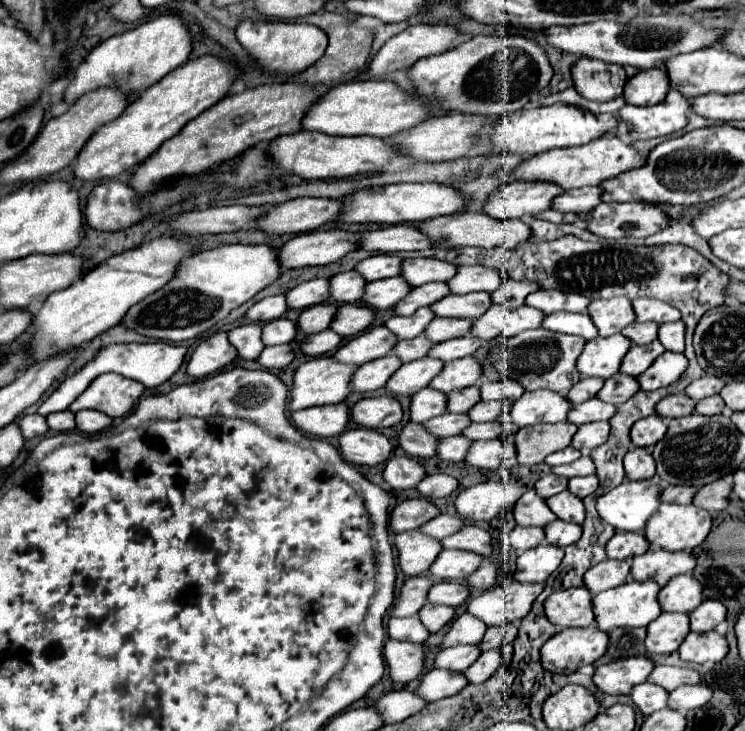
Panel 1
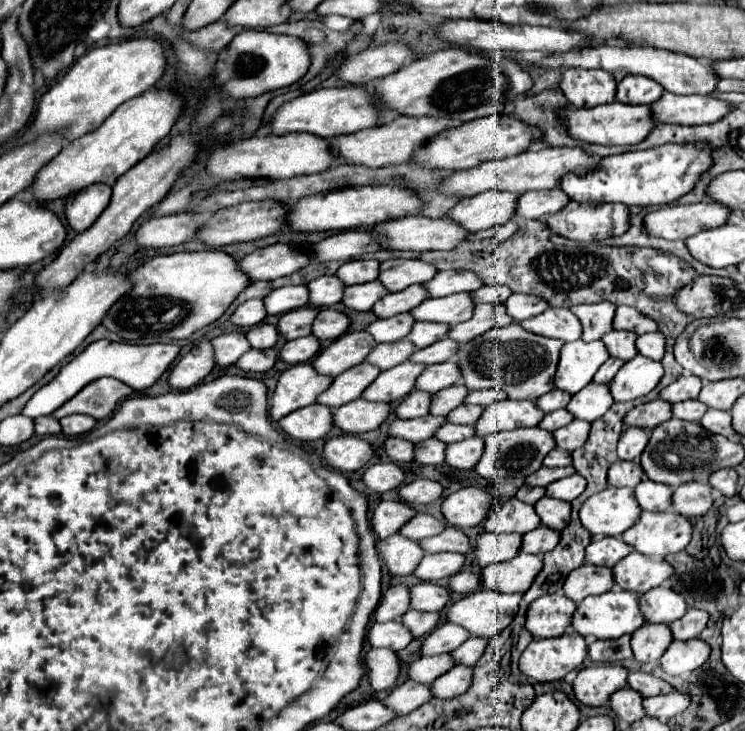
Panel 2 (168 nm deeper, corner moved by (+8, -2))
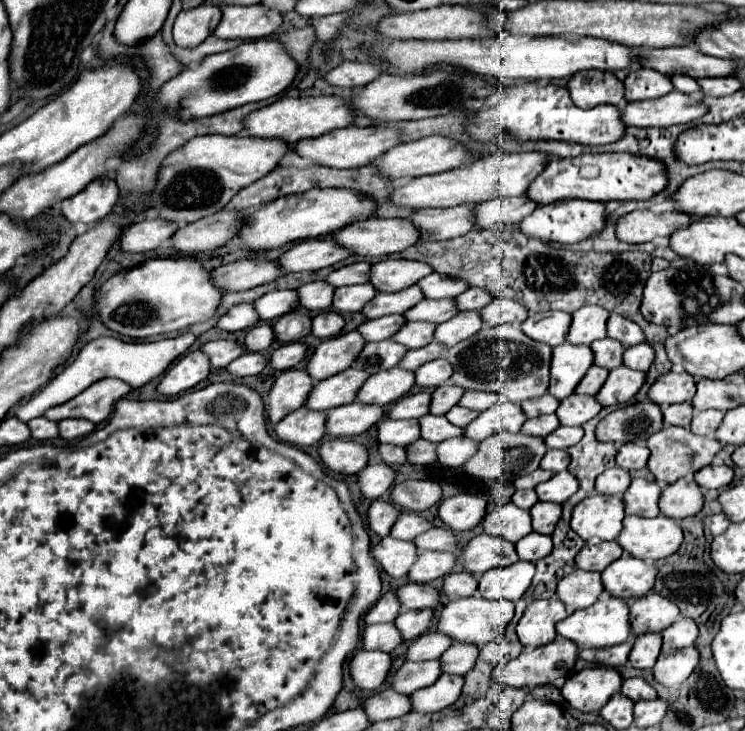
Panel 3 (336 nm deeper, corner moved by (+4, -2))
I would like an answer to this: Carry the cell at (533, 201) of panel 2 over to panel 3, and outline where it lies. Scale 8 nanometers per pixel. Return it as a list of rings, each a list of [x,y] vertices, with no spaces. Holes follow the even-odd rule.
[[[526,197],[486,201],[486,203],[480,203],[480,205],[474,207],[476,227],[486,229],[486,227],[492,227],[496,223],[500,223],[500,225],[518,225],[536,207],[538,207],[538,203],[534,203]]]

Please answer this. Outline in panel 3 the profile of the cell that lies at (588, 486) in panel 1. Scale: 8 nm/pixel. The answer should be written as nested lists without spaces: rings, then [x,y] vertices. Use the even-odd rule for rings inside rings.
[[[568,471],[552,475],[552,479],[538,483],[534,487],[540,501],[552,501],[552,503],[564,503],[574,491],[578,491],[578,481]]]

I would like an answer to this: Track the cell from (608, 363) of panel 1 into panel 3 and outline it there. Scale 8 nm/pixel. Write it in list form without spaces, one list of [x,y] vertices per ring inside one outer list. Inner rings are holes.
[[[562,343],[552,349],[550,359],[550,387],[548,393],[556,399],[572,395],[574,387],[580,383],[582,375],[592,367],[590,347]]]

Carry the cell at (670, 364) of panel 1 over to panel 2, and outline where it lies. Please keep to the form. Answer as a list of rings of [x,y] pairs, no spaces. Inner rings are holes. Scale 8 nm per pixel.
[[[636,355],[618,371],[610,383],[614,401],[634,401],[648,395],[664,377],[664,367],[658,361],[650,361],[644,355]]]

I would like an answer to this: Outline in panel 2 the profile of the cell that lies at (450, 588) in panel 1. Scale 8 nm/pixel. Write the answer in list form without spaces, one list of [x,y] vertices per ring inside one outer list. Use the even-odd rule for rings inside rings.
[[[418,583],[410,589],[410,595],[410,607],[416,611],[442,611],[450,599],[448,589],[438,583]]]

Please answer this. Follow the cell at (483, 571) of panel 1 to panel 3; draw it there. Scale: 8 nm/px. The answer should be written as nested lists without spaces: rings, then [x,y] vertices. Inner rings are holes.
[[[460,571],[460,573],[450,573],[444,577],[444,587],[442,591],[450,597],[450,599],[462,599],[462,597],[472,597],[476,595],[478,589],[478,581],[474,579],[474,575]]]

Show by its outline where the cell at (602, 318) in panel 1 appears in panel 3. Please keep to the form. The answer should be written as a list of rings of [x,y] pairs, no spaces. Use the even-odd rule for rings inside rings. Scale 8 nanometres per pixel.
[[[586,305],[572,313],[572,323],[566,333],[568,343],[584,343],[590,345],[596,339],[606,337],[606,319],[610,313],[602,307]]]

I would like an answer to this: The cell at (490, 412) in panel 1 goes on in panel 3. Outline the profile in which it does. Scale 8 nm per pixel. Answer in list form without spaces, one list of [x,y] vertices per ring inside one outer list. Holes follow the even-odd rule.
[[[454,405],[448,413],[446,413],[446,419],[456,425],[456,427],[466,427],[472,419],[478,417],[478,411],[472,411],[472,409],[466,409],[466,407],[460,407],[460,405]]]

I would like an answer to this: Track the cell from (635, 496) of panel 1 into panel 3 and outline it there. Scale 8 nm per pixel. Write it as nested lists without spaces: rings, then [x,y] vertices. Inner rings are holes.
[[[596,493],[574,507],[570,527],[584,541],[614,541],[622,531],[622,519],[622,497]]]

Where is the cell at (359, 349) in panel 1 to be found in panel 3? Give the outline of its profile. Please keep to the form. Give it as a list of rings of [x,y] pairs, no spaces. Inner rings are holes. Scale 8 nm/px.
[[[350,331],[350,333],[342,333],[338,337],[330,337],[326,341],[322,341],[308,365],[306,371],[310,373],[328,373],[328,375],[310,375],[316,381],[322,381],[326,377],[332,377],[334,373],[340,373],[344,369],[348,369],[352,365],[352,361],[360,355],[362,347],[364,347],[364,339],[362,335],[358,335],[358,331]]]

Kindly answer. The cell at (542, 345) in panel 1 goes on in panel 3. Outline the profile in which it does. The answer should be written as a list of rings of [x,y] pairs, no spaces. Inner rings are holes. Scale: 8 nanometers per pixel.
[[[514,325],[484,327],[476,335],[448,349],[448,361],[454,367],[450,383],[464,389],[494,391],[506,401],[522,403],[548,391],[550,351],[552,347],[526,339],[526,335]]]

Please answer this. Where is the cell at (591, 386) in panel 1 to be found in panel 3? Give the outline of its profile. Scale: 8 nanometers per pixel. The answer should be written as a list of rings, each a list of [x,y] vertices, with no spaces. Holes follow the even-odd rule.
[[[542,395],[542,397],[536,397],[536,399],[528,399],[528,401],[522,401],[520,403],[524,415],[528,419],[532,417],[538,417],[538,415],[544,415],[544,413],[554,413],[558,409],[558,399],[554,399],[552,395]]]

